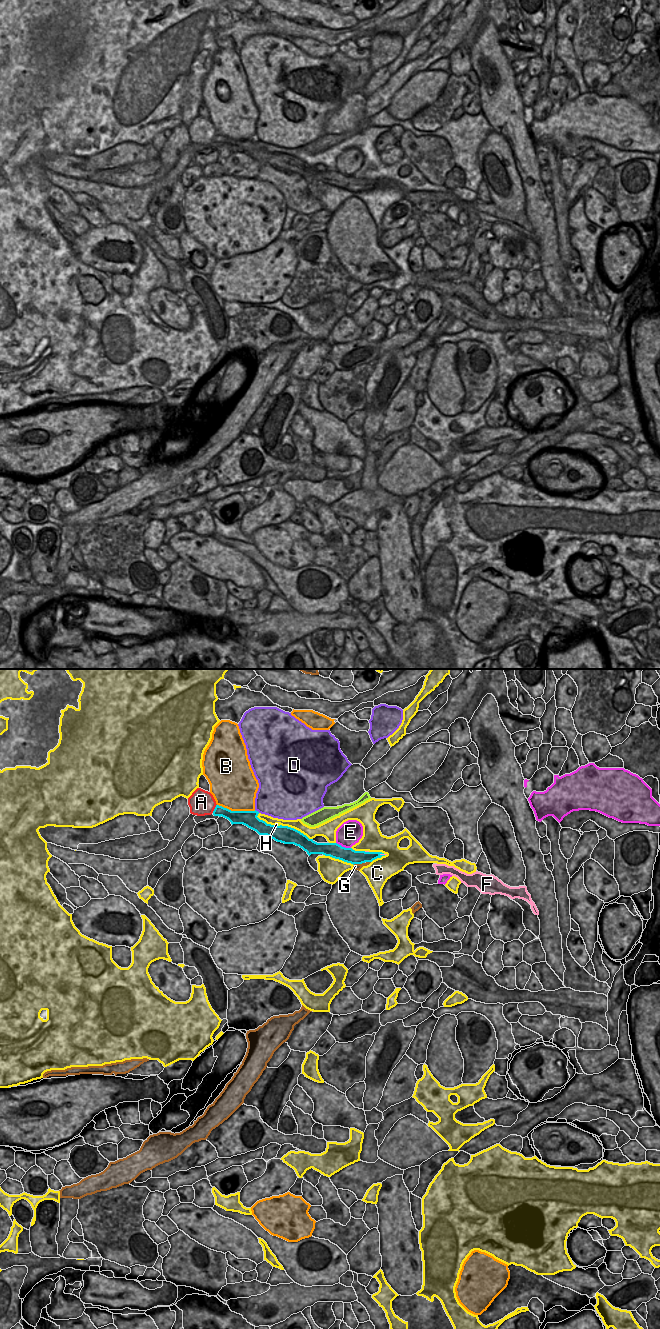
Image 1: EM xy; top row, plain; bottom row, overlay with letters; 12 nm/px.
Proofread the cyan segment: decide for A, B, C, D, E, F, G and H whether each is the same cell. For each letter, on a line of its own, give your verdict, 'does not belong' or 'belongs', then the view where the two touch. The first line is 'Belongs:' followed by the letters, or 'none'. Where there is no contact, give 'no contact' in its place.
Belongs: F
A: does not belong | xy
B: does not belong | xy
C: does not belong | xy
D: does not belong | xy
E: does not belong | xy
F: belongs | xy
G: does not belong | xy
H: does not belong | xy

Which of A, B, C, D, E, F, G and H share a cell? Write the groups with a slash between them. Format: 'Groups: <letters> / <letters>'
Groups: A / B / C / D / E / F / G / H

